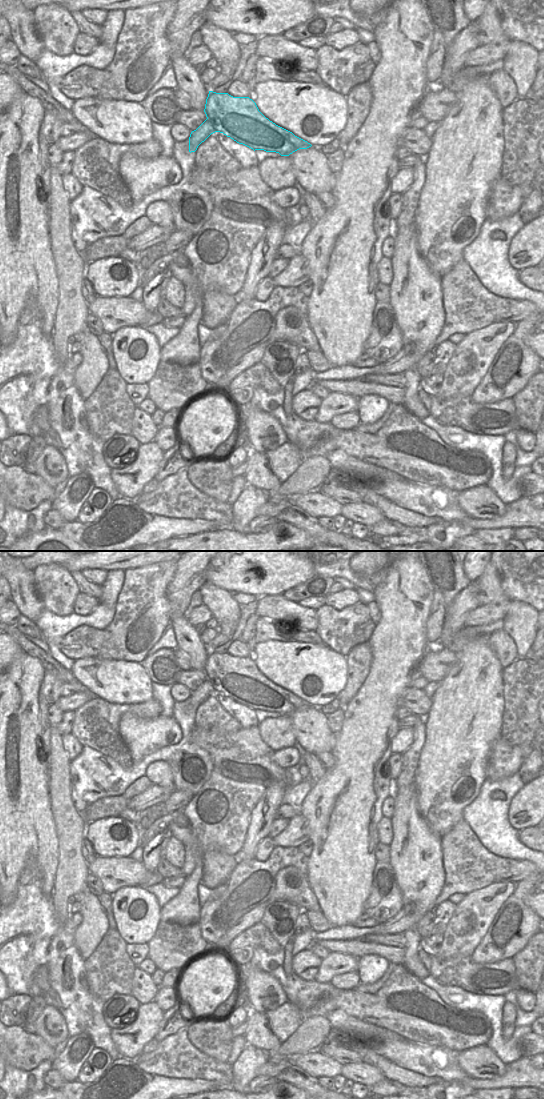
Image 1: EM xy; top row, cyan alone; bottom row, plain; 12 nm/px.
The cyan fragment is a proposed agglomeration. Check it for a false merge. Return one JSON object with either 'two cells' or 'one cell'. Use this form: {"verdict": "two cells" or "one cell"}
{"verdict": "two cells"}

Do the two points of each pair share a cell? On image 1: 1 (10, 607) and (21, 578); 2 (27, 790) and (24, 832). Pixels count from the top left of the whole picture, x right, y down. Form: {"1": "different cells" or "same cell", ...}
{"1": "different cells", "2": "same cell"}

